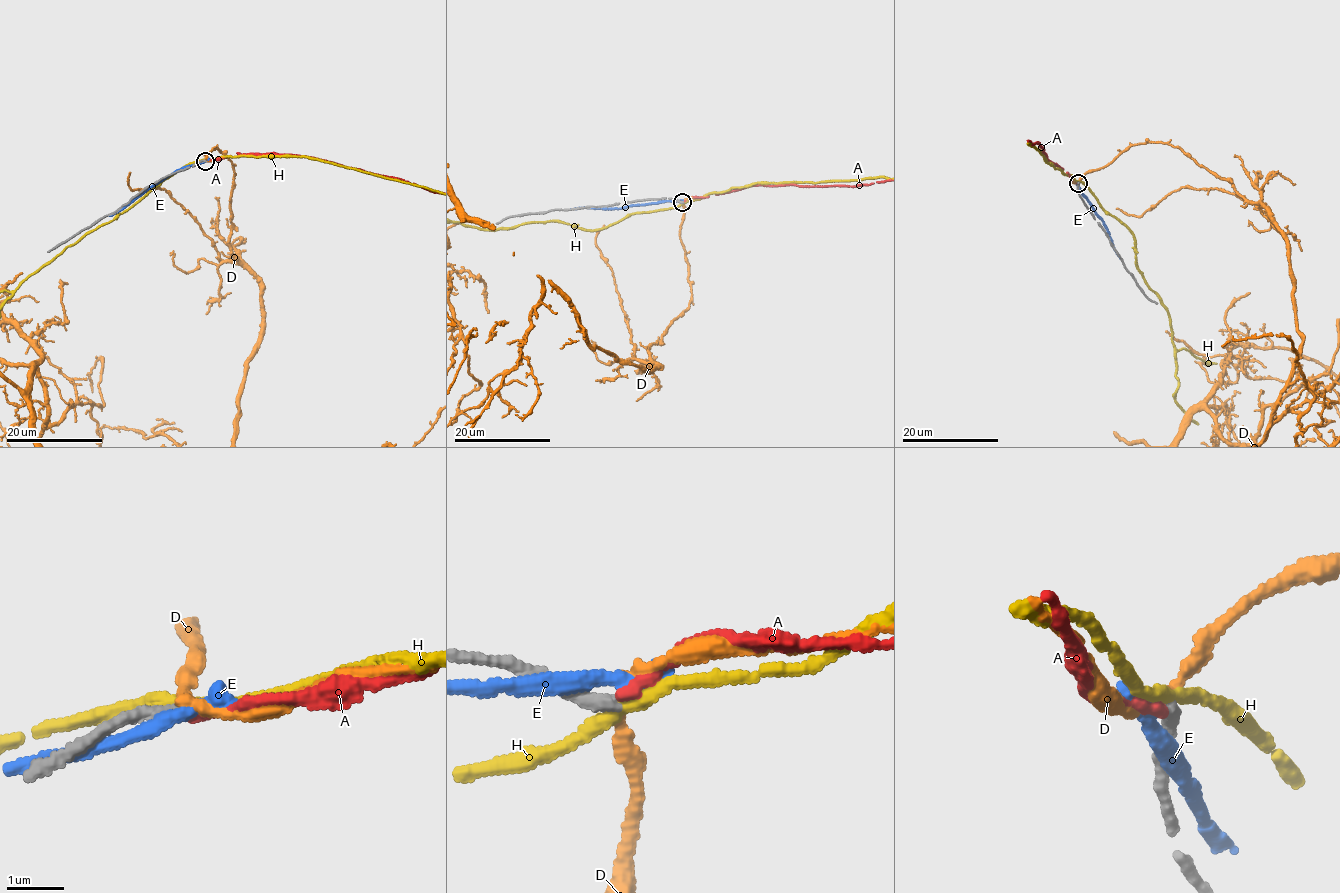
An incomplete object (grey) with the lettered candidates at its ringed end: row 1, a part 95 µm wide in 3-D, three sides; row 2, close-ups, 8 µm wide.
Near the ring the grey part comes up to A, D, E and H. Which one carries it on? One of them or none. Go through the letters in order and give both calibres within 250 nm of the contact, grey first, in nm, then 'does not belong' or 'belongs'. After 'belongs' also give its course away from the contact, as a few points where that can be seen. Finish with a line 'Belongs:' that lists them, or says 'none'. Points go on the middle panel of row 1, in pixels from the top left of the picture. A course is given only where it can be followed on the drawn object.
A: 240 nm thick on the grey side, 190 nm on the other; belongs
D: 220 nm thick on the grey side, 190 nm on the other; does not belong
E: 280 nm thick on the grey side, 260 nm on the other; does not belong
H: 240 nm thick on the grey side, 220 nm on the other; does not belong
Belongs: A

